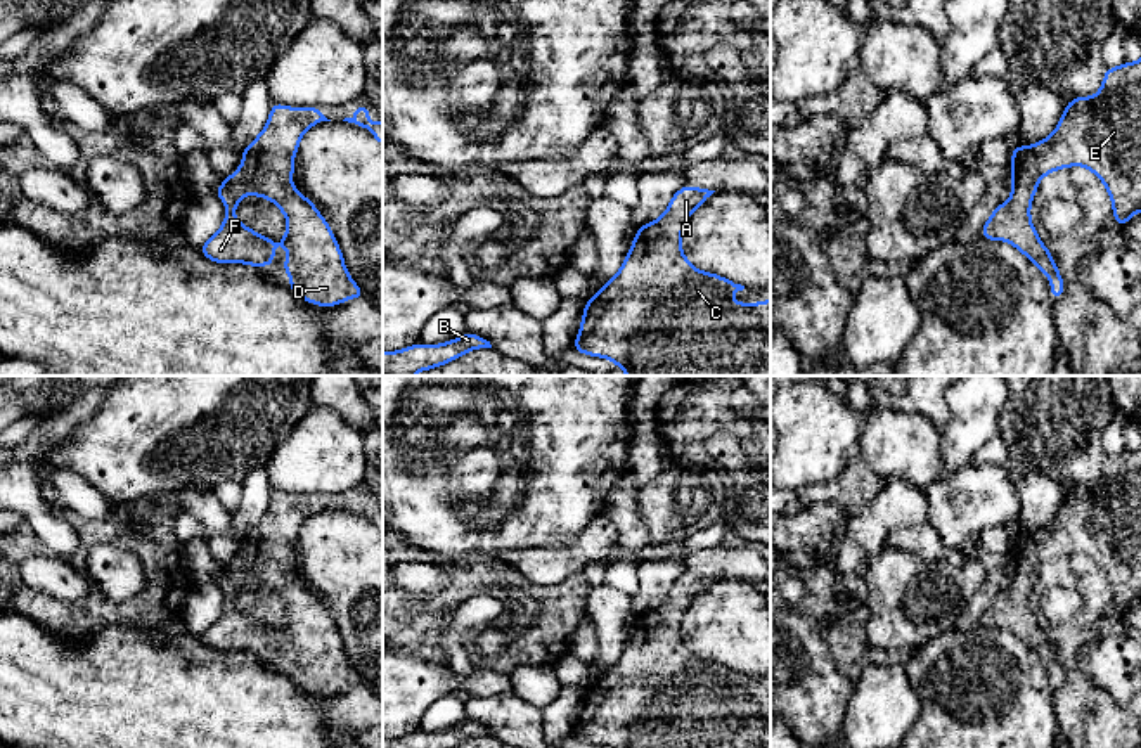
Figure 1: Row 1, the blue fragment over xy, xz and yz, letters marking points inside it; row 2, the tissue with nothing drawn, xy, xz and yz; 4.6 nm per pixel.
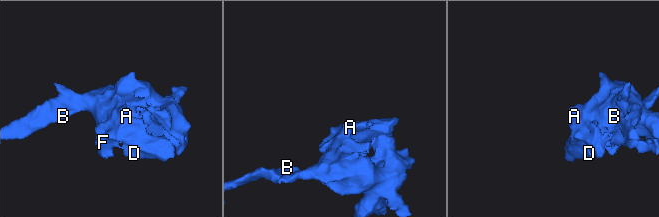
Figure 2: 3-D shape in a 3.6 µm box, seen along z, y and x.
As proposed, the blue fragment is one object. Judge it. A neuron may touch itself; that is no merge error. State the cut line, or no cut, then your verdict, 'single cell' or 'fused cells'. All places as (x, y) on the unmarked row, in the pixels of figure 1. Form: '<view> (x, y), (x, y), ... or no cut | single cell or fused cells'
no cut | single cell

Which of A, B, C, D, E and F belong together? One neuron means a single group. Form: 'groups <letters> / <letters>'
groups A B C D E F

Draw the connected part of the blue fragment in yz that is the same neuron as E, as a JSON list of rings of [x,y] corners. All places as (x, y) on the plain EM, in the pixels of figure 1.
[[[1141,447],[1106,455],[1099,480],[1073,485],[1049,525],[1027,535],[1015,532],[1011,587],[999,590],[980,620],[1008,629],[1046,661],[1053,689],[1065,672],[1032,613],[1030,592],[1041,566],[1068,554],[1086,554],[1105,571],[1117,616],[1141,599]]]

